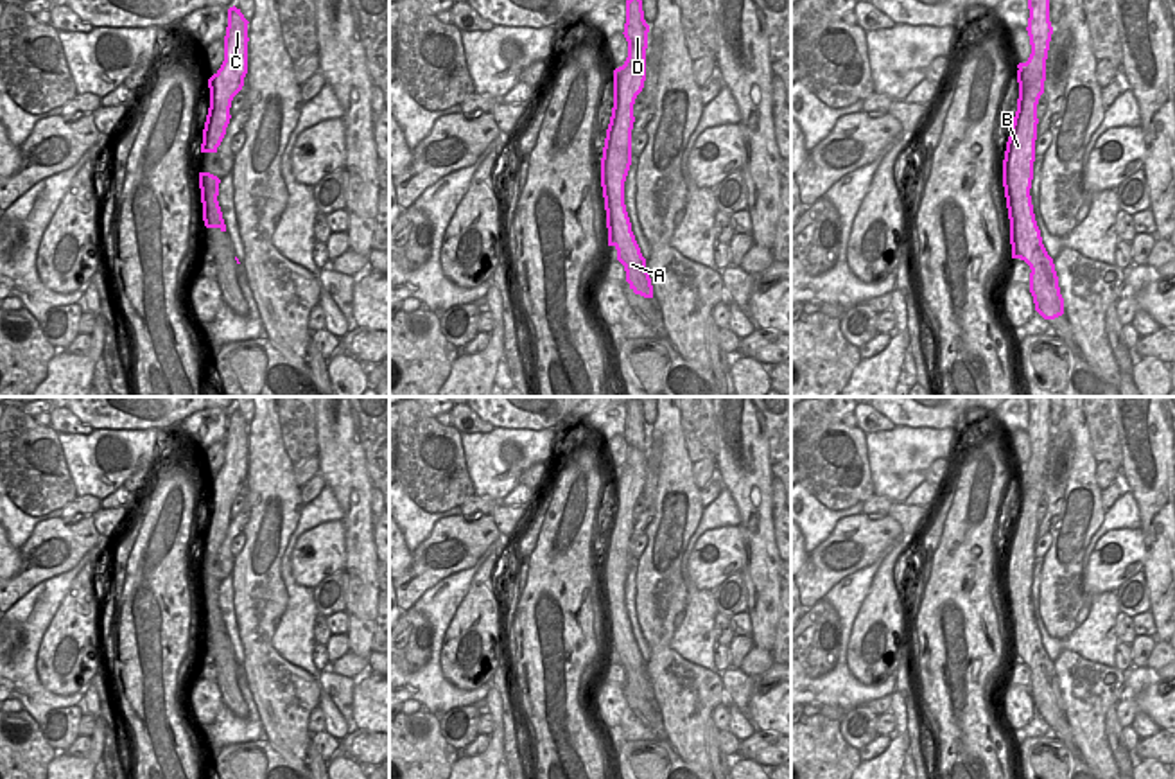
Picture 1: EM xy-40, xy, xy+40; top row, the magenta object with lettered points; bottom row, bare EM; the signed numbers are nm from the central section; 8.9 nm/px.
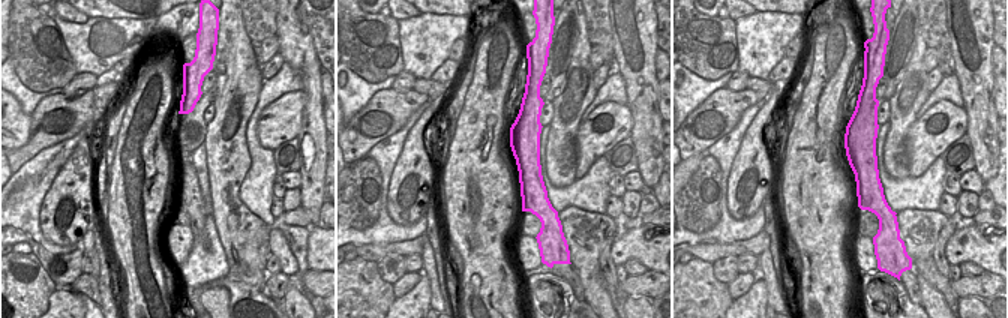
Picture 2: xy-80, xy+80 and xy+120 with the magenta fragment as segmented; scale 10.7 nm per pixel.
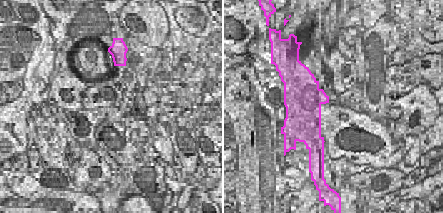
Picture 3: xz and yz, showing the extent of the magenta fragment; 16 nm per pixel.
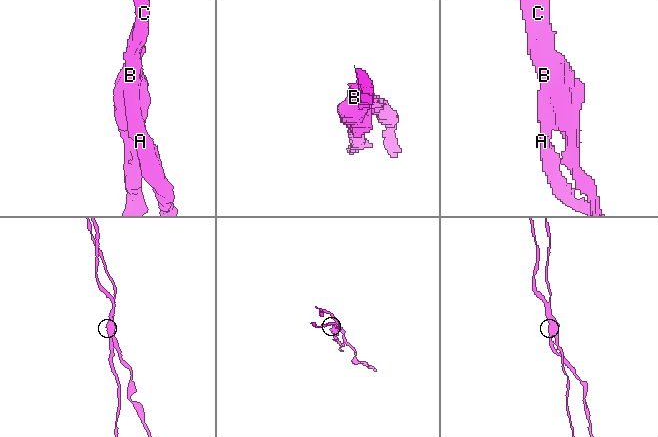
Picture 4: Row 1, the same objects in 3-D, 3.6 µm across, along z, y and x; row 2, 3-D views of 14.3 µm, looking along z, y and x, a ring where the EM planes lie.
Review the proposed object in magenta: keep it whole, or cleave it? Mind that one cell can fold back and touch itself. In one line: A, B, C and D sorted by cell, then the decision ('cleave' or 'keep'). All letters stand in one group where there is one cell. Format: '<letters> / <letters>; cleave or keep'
A B C / D; cleave

